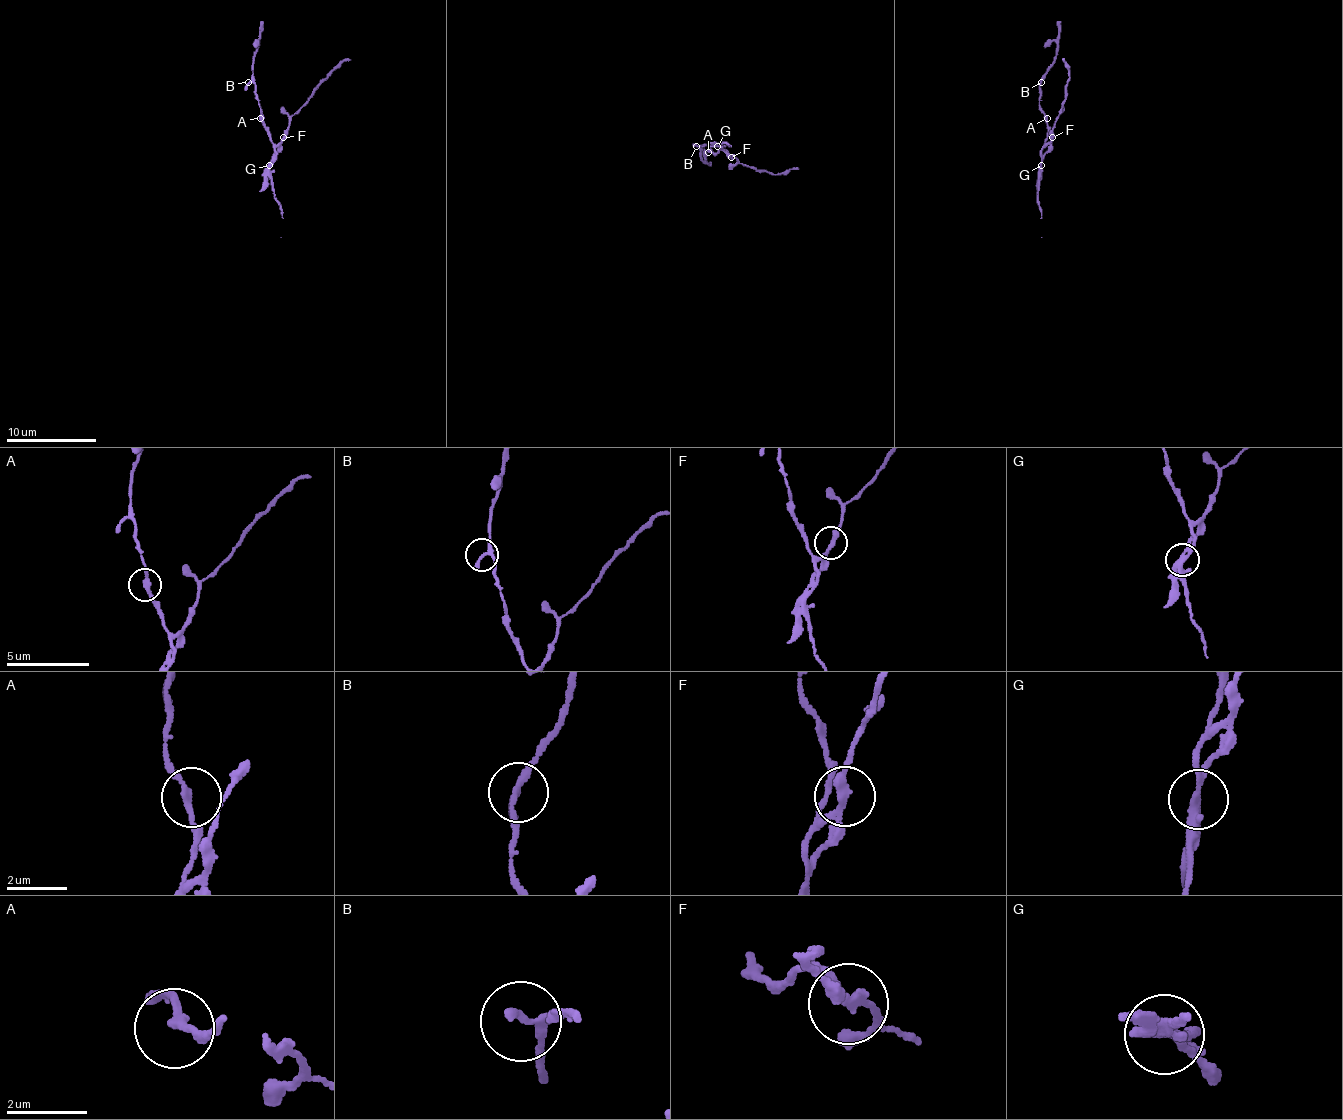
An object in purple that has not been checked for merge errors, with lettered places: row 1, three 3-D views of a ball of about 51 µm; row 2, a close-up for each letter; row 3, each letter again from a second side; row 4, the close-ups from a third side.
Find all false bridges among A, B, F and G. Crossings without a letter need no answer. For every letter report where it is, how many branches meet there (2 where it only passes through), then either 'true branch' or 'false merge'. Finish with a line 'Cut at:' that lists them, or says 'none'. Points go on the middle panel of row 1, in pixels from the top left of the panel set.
A: (708, 152) | 2 | true branch
B: (696, 146) | 2 | true branch
F: (731, 157) | 2 | false merge
G: (717, 146) | 2 | false merge
Cut at: F, G

